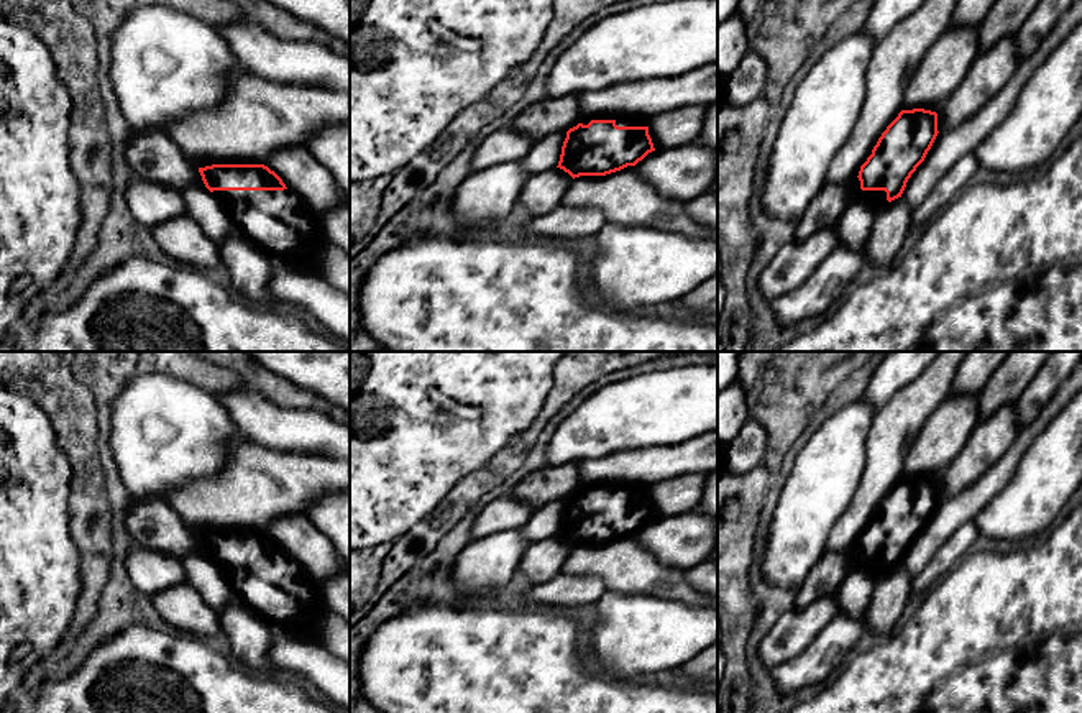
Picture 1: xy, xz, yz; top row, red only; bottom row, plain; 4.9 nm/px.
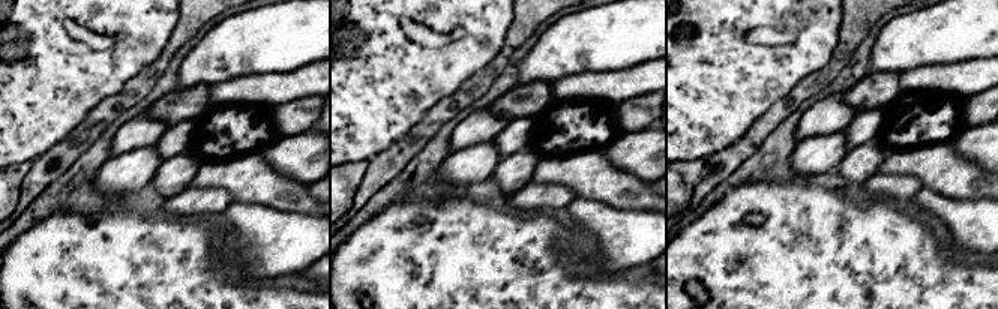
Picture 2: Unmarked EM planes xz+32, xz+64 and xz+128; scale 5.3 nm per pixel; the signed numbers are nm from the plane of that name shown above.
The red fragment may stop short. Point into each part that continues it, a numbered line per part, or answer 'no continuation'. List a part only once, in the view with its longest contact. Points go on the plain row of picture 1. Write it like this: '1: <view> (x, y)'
1: xy (279, 590)

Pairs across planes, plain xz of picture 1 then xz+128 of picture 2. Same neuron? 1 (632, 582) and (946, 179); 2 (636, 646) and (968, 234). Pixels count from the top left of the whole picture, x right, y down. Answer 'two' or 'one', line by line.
1: one
2: one

